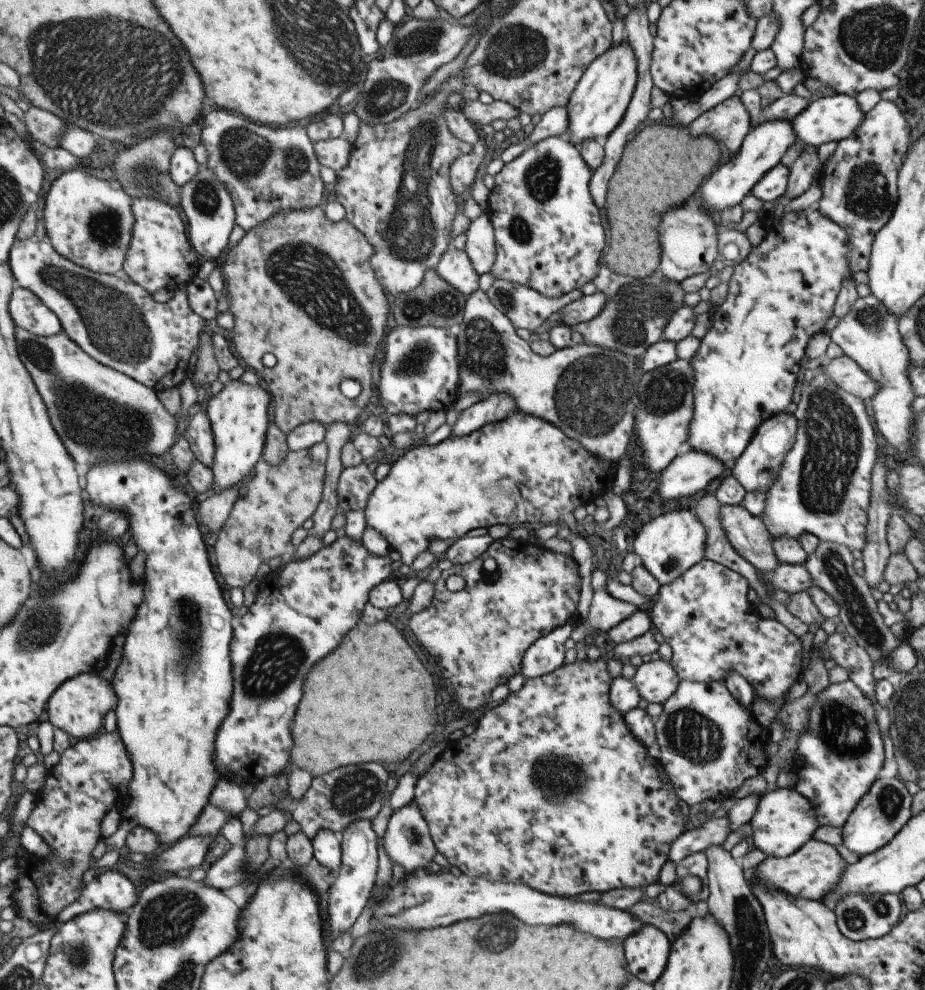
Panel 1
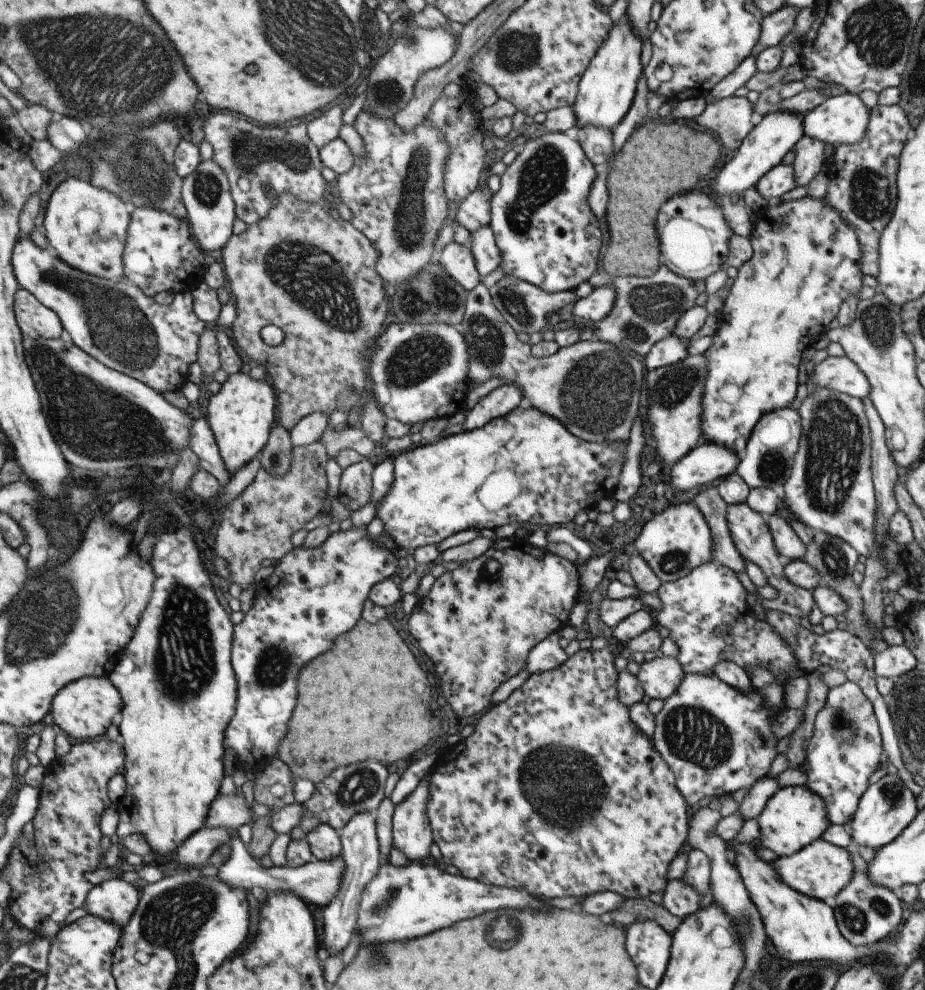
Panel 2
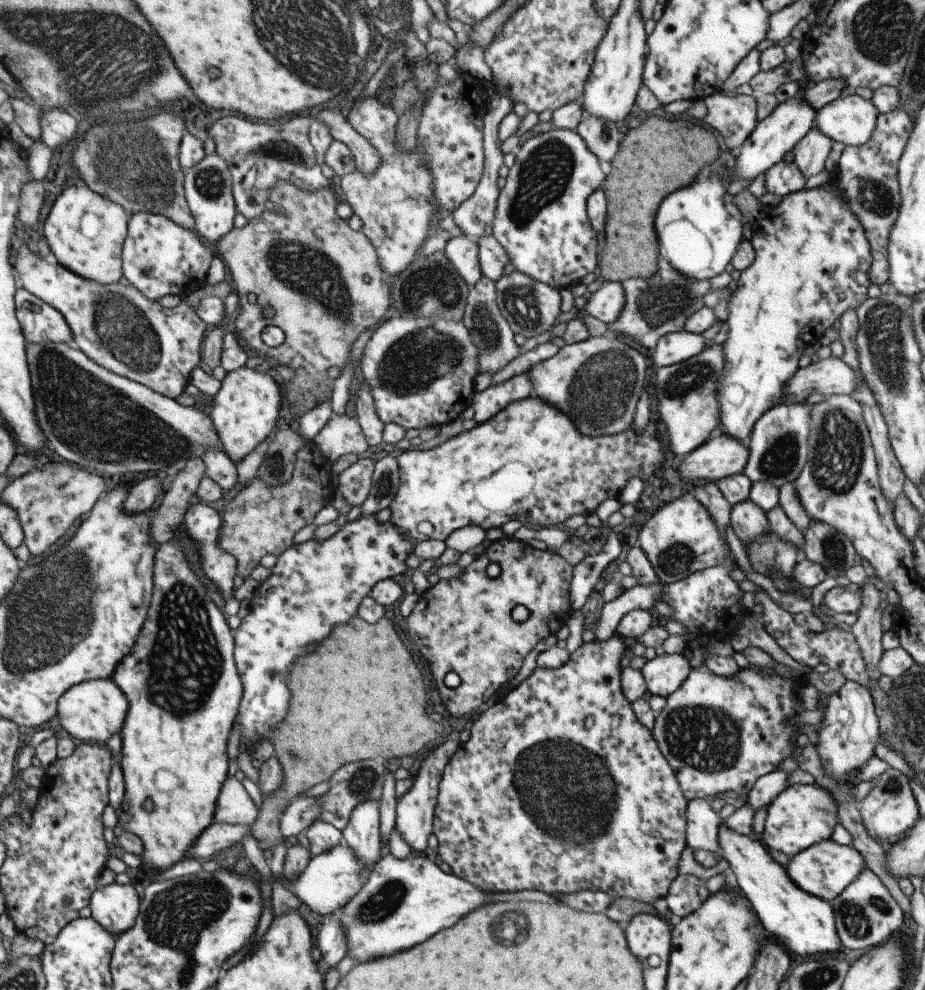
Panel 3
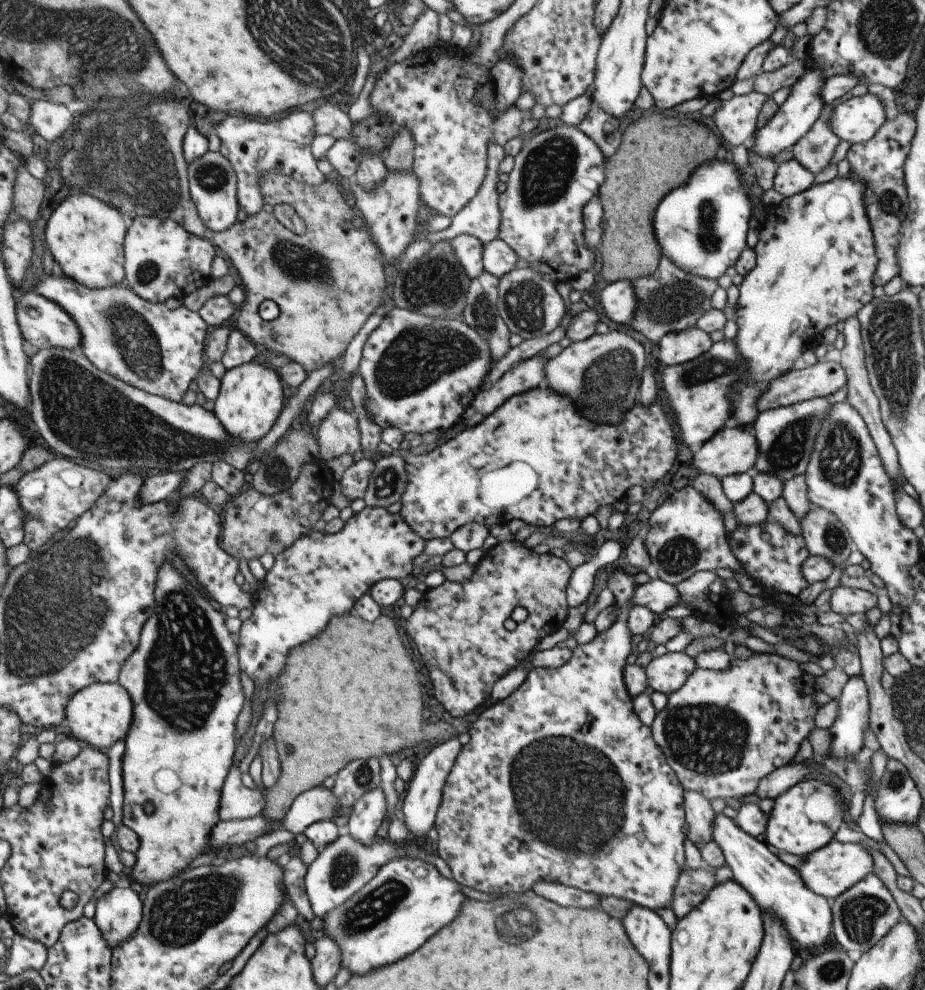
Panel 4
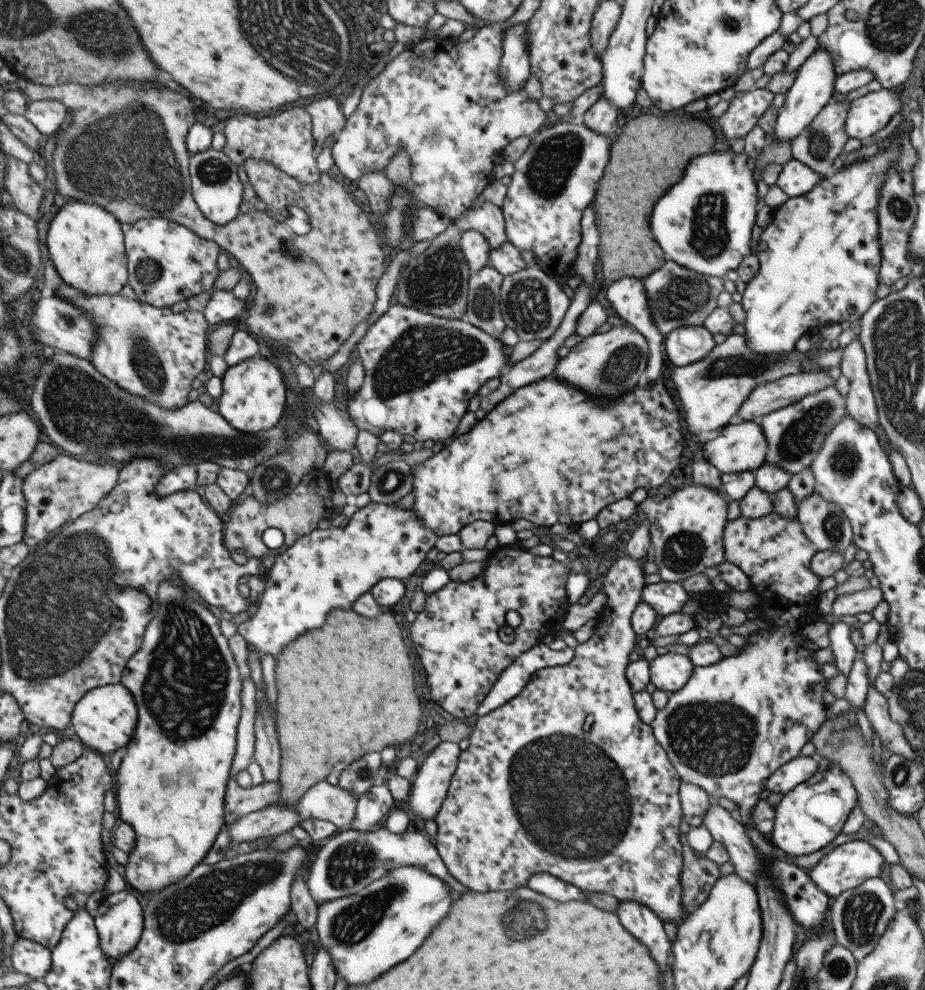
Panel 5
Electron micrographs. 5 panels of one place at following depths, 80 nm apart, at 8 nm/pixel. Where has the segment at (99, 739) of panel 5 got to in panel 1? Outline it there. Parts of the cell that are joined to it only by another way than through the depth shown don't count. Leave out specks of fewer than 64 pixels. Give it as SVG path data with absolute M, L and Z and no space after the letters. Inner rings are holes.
M93 673L79 674L63 683L47 700L45 710L48 721L54 728L63 730L72 741L94 737L102 726L103 716L113 706L109 682Z

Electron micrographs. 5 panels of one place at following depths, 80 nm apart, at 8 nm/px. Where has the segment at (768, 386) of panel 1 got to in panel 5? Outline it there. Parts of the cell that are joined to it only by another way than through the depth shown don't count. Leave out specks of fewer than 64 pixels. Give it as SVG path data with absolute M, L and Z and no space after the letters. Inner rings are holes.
M893 141L890 147L885 147L879 151L877 155L867 157L865 160L854 161L821 178L820 181L803 196L788 199L773 210L771 215L771 223L762 229L757 246L753 254L758 258L758 271L756 275L745 285L740 305L745 311L745 329L744 339L746 345L759 355L769 356L771 353L788 353L795 349L795 341L802 335L811 335L827 325L838 326L838 323L847 320L855 324L860 316L873 304L876 298L876 288L878 285L878 270L880 265L880 244L878 241L878 194L884 181L884 176L890 168L890 165L896 160L896 142Z

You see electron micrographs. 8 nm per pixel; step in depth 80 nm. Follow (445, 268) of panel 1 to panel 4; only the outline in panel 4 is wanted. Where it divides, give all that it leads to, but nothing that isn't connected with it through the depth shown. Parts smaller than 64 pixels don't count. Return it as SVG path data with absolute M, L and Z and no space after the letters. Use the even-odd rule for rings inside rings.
M463 233L454 236L449 242L469 280L475 278L484 270L482 267L482 250L484 246L476 236Z

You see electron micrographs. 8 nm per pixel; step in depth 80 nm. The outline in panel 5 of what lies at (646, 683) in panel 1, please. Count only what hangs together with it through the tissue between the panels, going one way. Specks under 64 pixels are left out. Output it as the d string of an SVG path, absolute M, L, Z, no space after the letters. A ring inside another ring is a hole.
M666 653L656 656L650 664L650 682L656 689L672 693L679 690L692 675L694 664L687 655Z

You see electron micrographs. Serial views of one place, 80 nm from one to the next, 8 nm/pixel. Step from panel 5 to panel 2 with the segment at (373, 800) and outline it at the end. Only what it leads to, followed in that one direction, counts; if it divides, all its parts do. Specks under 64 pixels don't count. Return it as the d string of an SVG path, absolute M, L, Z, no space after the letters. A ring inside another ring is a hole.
M357 812L357 814L353 814L345 827L338 831L338 838L341 844L340 856L343 863L341 884L337 888L337 894L331 898L331 902L321 912L321 918L323 919L321 920L323 922L321 946L329 956L339 956L347 946L352 933L356 929L359 896L361 896L363 888L369 884L369 880L375 876L375 872L380 866L379 844L376 840L375 820L372 813Z

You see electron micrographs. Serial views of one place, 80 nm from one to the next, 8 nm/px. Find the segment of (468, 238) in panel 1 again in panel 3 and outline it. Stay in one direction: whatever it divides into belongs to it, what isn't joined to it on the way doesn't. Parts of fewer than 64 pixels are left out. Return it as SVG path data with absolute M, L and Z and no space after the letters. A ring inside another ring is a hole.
M481 236L475 240L477 246L477 258L482 276L491 281L497 281L503 274L503 268L507 262L507 254L501 244L490 236Z

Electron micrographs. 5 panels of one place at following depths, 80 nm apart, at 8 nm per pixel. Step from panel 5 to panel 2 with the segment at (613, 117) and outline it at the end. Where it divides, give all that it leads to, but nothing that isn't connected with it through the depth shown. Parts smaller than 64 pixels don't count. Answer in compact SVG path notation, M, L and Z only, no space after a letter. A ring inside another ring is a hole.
M597 126L577 128L577 144L591 164L605 164L613 156L611 131Z

